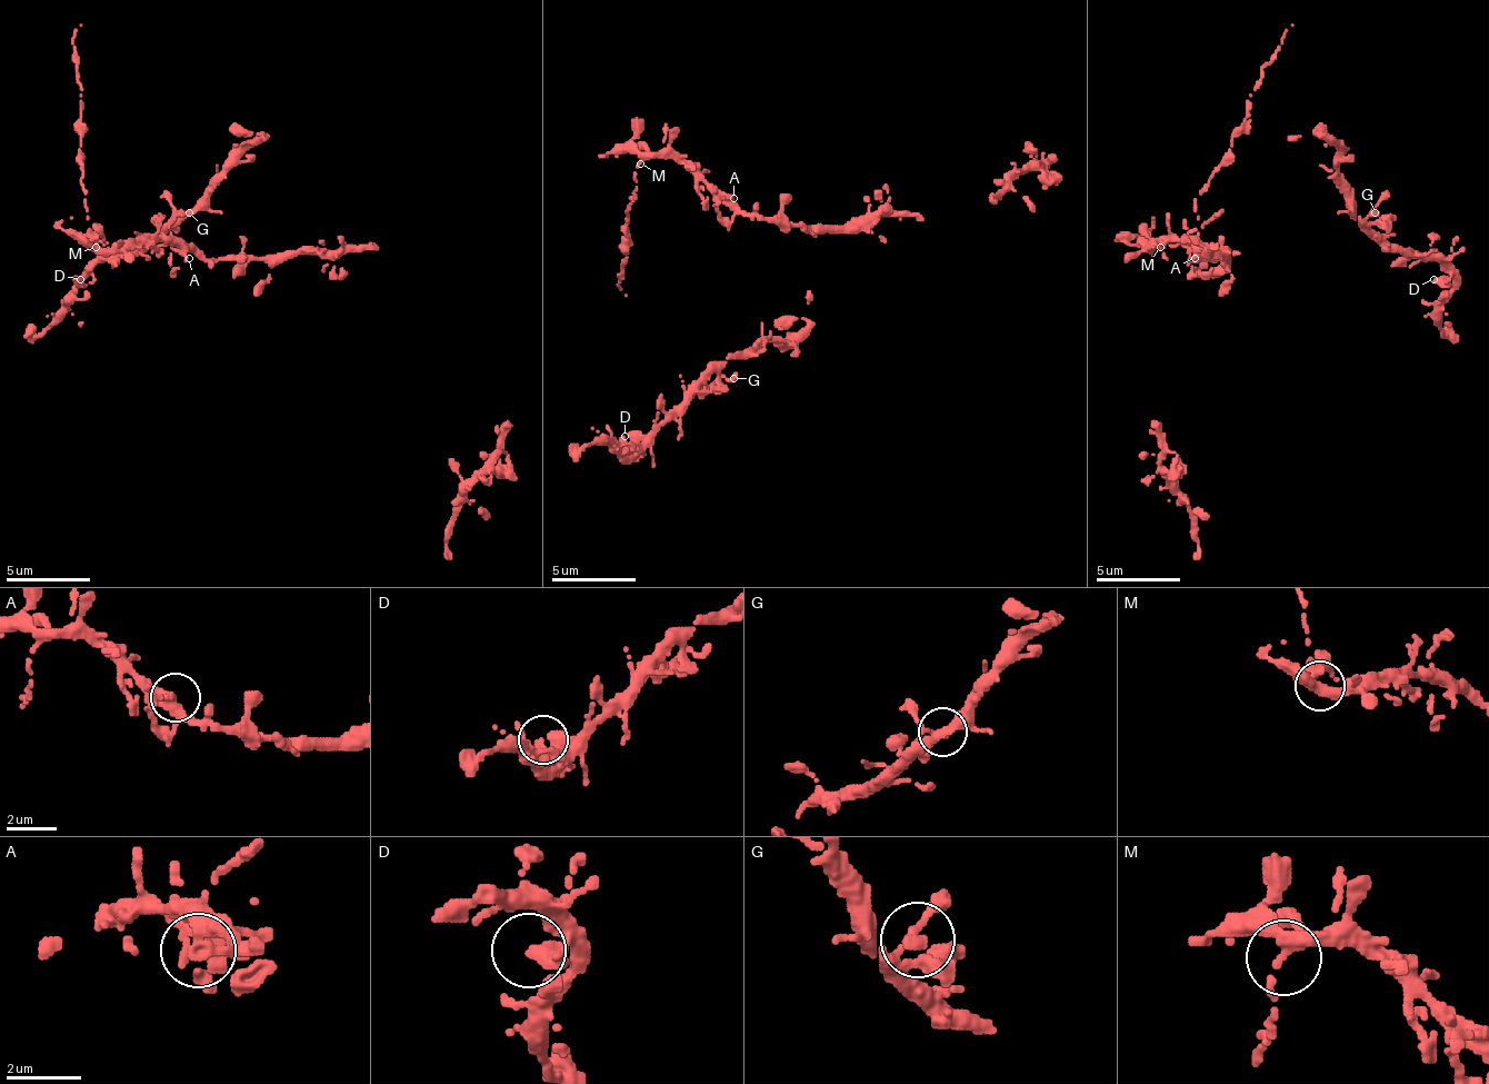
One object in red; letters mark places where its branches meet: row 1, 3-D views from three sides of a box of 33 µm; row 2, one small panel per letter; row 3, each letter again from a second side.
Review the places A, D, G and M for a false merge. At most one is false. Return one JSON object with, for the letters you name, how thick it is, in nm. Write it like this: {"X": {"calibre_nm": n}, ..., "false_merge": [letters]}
{"M": {"calibre_nm": 360}, "false_merge": ["M"]}

